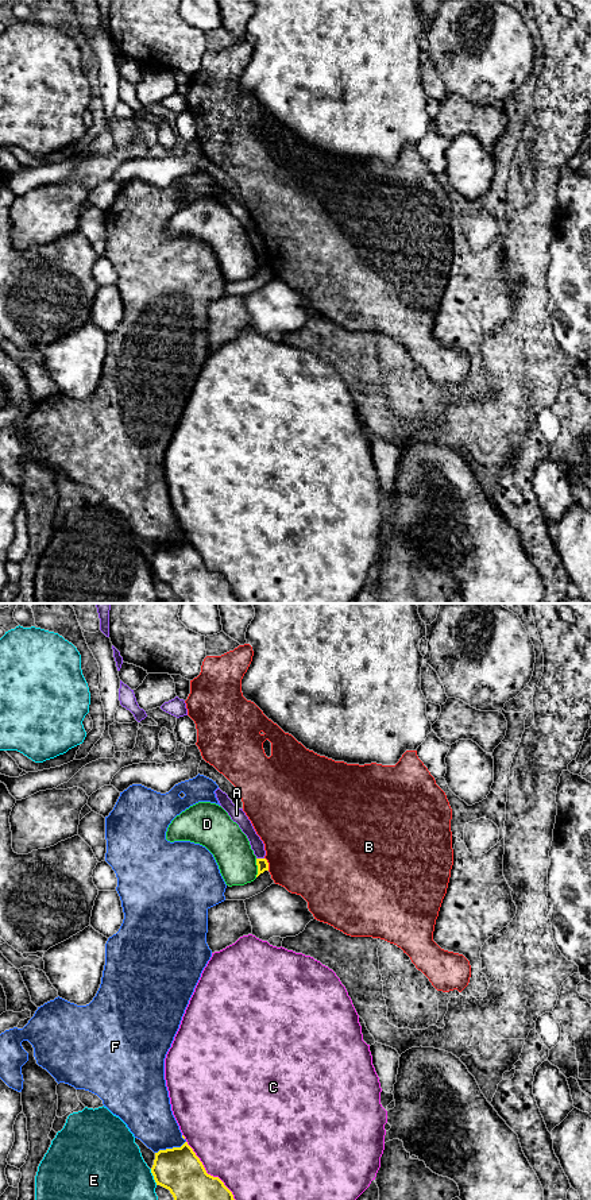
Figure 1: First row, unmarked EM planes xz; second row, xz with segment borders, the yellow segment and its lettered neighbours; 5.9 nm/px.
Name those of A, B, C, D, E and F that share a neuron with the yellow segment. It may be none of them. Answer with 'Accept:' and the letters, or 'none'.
Accept: none

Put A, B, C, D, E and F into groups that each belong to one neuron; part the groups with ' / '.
A / B / C / D / E / F

